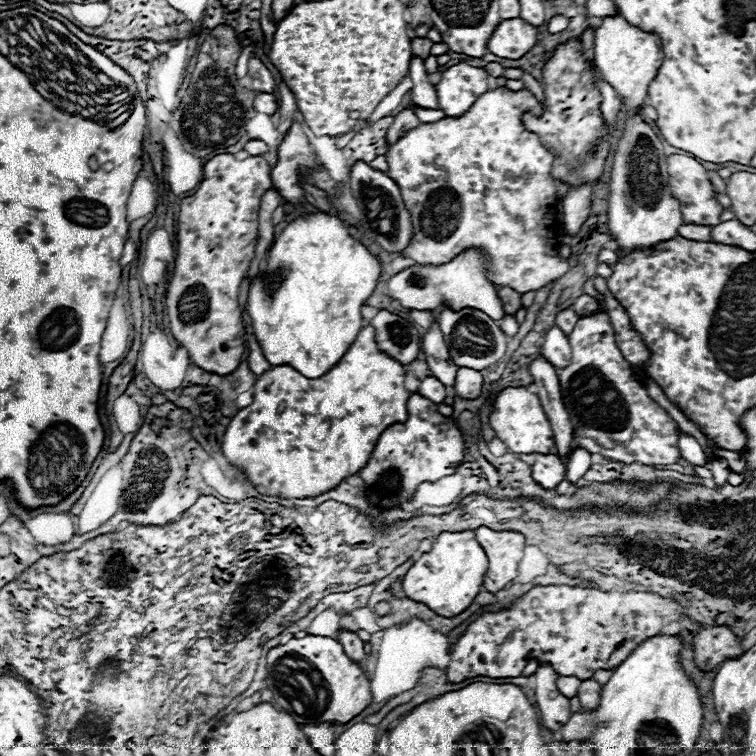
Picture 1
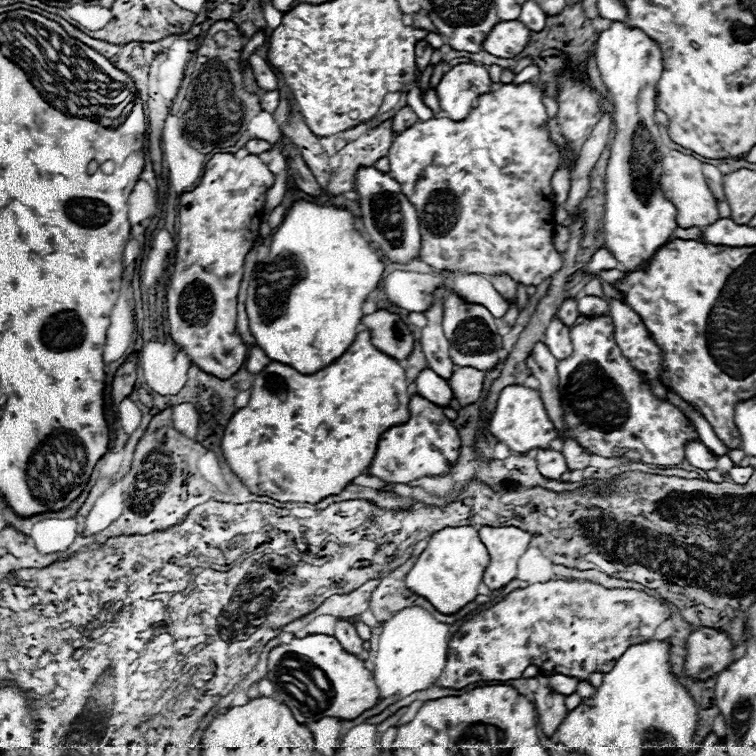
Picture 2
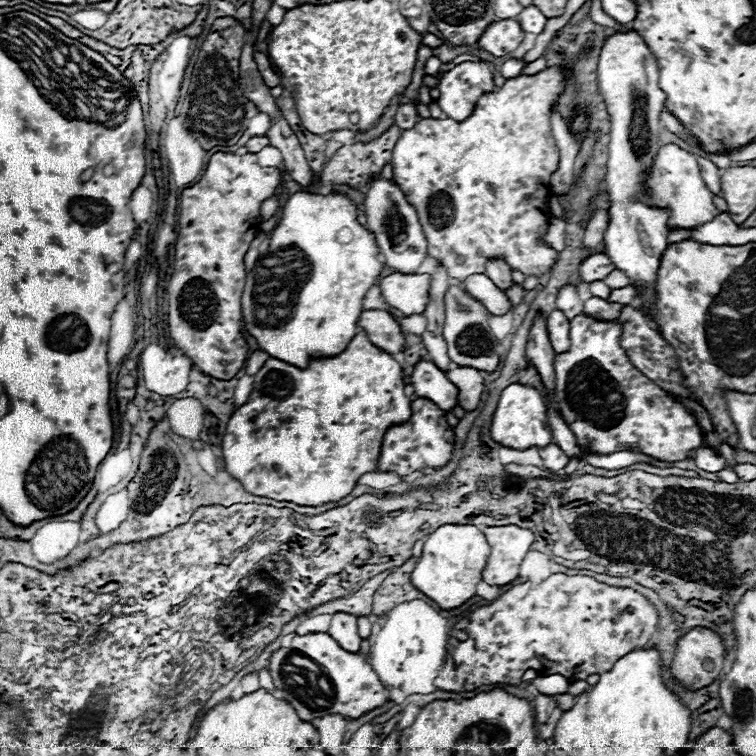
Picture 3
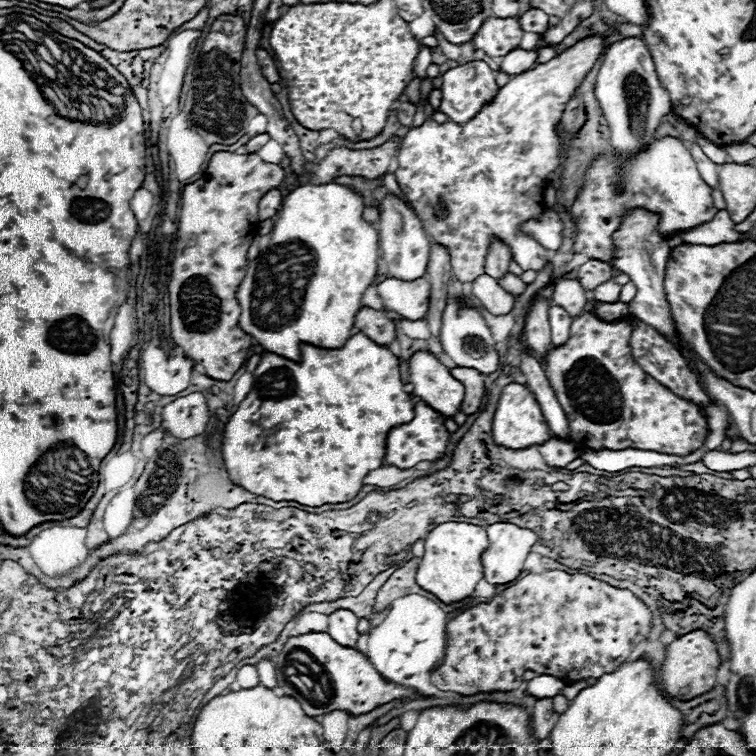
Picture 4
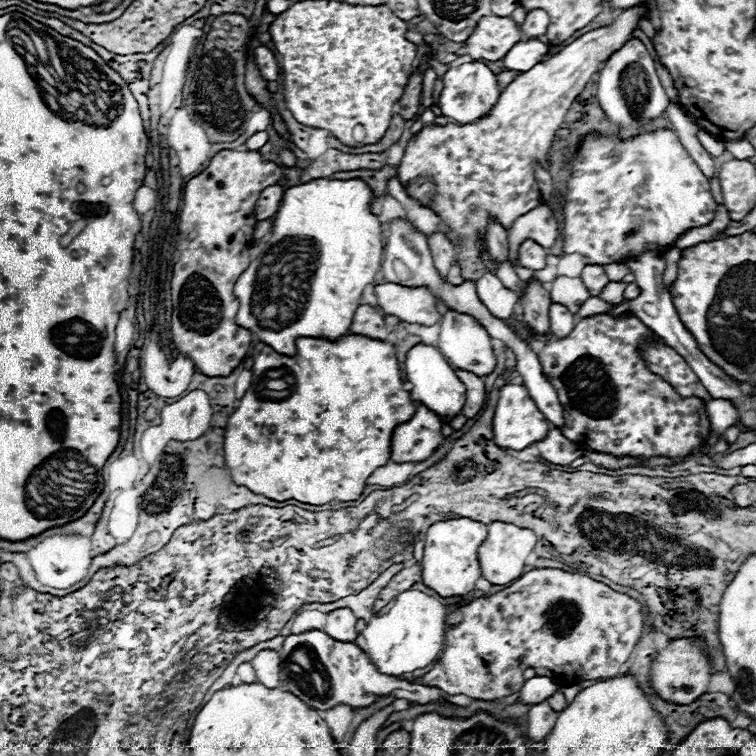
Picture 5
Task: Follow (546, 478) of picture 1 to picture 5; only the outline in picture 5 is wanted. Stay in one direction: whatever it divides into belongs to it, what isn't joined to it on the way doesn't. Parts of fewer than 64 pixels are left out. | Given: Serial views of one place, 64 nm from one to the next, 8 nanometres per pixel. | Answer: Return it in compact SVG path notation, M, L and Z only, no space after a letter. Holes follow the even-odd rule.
M552 428L544 440L536 442L536 448L540 450L540 456L546 462L558 464L558 466L568 466L572 460L582 456L582 450L578 448L578 444L564 438L558 428Z

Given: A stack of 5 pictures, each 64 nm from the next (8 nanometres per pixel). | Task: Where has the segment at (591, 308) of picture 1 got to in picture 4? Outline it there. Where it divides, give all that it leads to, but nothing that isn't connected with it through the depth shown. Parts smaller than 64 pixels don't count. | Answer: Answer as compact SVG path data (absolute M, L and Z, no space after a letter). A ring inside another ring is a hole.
M596 300L592 314L602 318L602 320L608 320L608 322L622 320L622 318L628 316L628 304L622 304L622 302L598 302Z

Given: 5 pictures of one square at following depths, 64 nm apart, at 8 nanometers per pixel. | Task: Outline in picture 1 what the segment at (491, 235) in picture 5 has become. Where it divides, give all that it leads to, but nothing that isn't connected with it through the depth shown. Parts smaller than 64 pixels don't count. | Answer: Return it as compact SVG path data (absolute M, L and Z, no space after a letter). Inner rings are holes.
M500 288L500 298L504 304L504 314L506 316L514 316L520 310L520 294L514 292L512 288Z

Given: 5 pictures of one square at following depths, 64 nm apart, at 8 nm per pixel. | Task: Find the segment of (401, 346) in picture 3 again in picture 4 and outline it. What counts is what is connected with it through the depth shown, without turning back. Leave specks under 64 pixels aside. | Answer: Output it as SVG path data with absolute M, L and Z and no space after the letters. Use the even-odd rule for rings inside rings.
M360 308L354 328L358 332L364 332L372 342L380 346L390 346L396 340L396 324L388 318L386 310Z

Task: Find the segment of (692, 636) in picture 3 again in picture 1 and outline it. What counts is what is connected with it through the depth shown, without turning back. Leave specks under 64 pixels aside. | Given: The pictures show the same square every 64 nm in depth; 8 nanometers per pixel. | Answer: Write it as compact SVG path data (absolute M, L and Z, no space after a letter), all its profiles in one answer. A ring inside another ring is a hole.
M728 626L704 628L694 636L694 658L704 672L716 668L726 658L740 656L742 652L740 638Z

